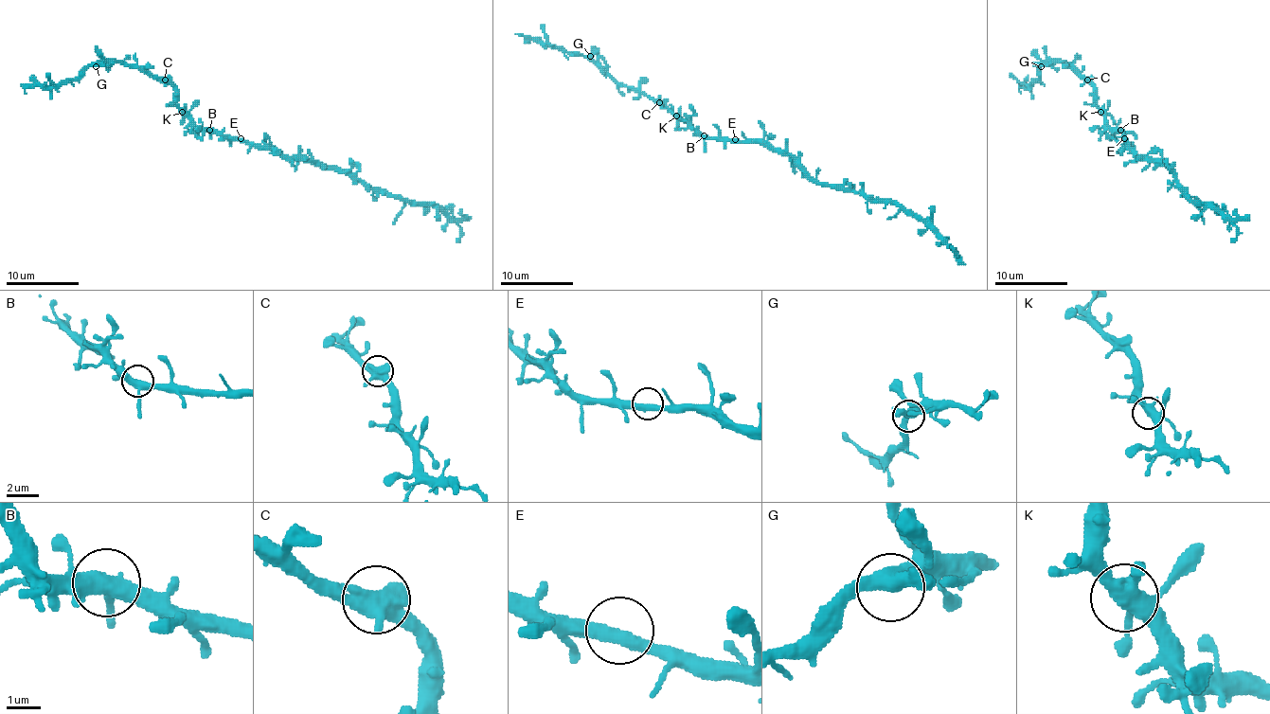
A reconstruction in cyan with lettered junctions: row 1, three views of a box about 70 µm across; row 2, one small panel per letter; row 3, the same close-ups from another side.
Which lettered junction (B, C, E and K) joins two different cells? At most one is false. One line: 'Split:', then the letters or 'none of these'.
Split: none of these

